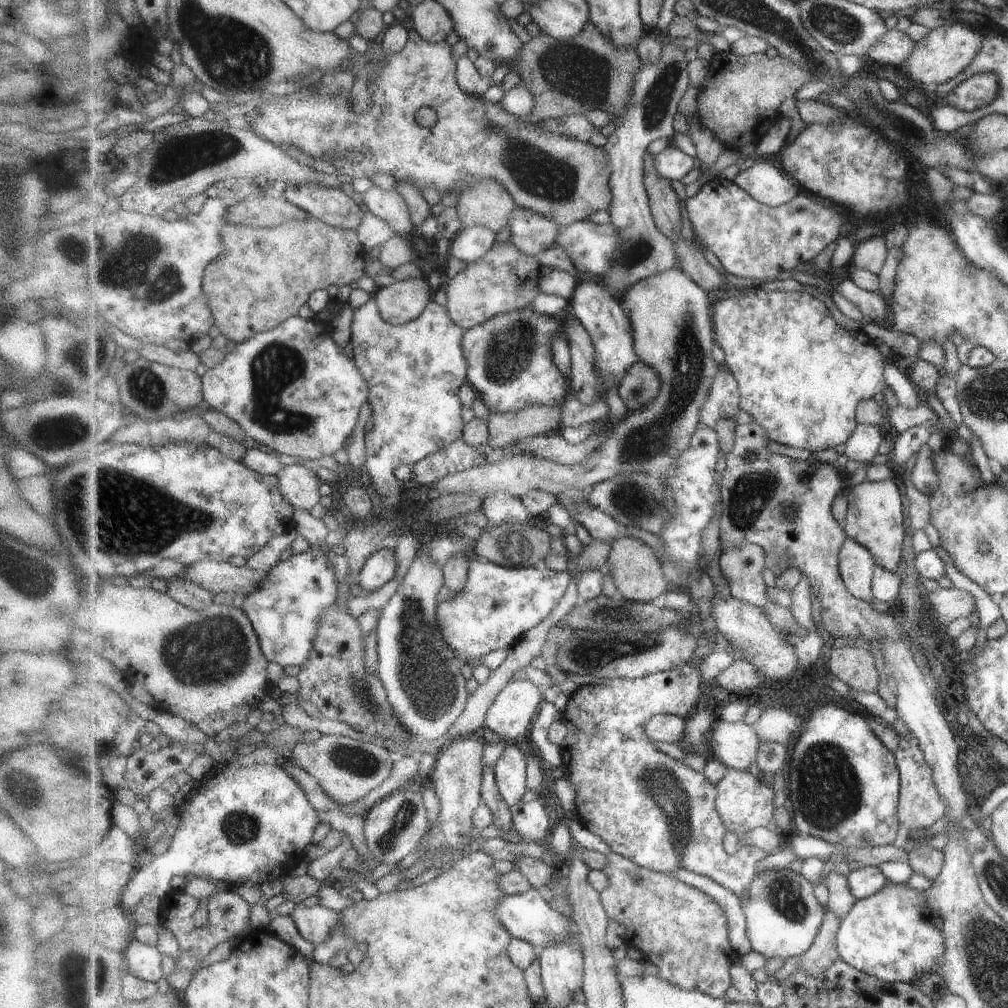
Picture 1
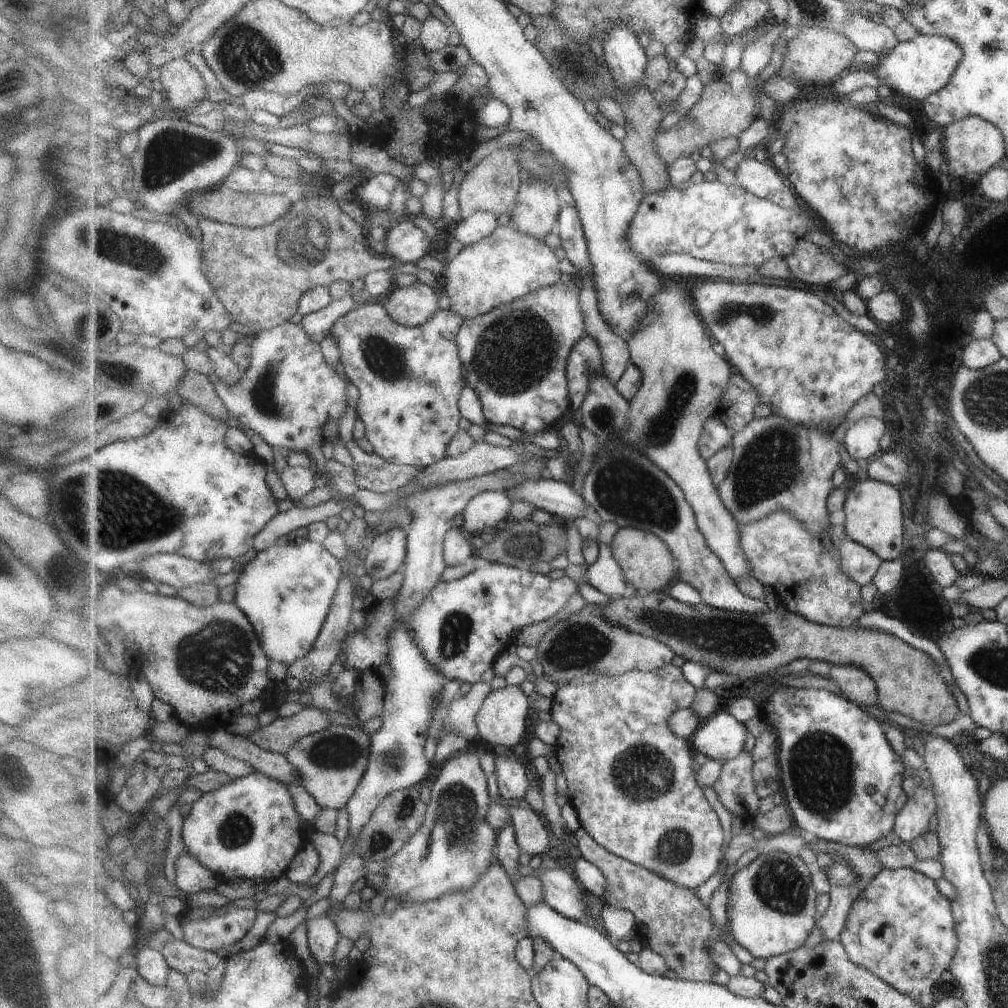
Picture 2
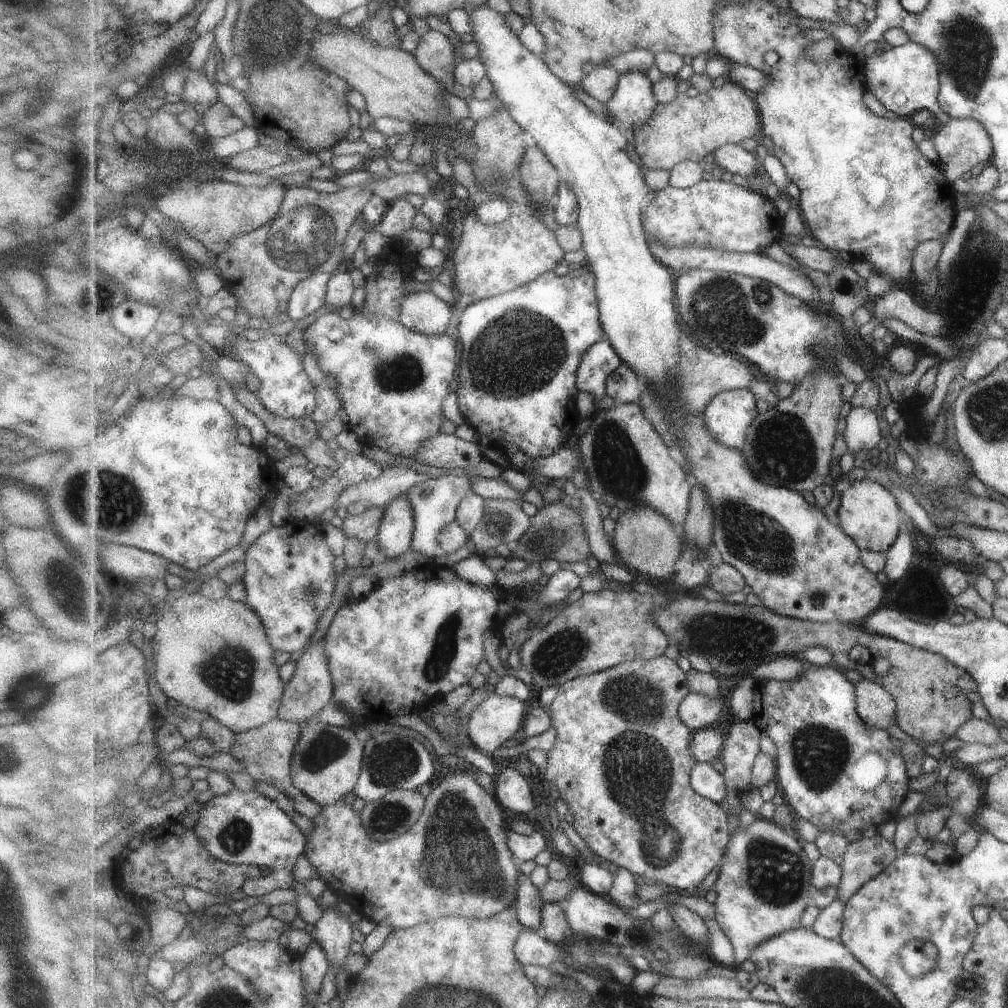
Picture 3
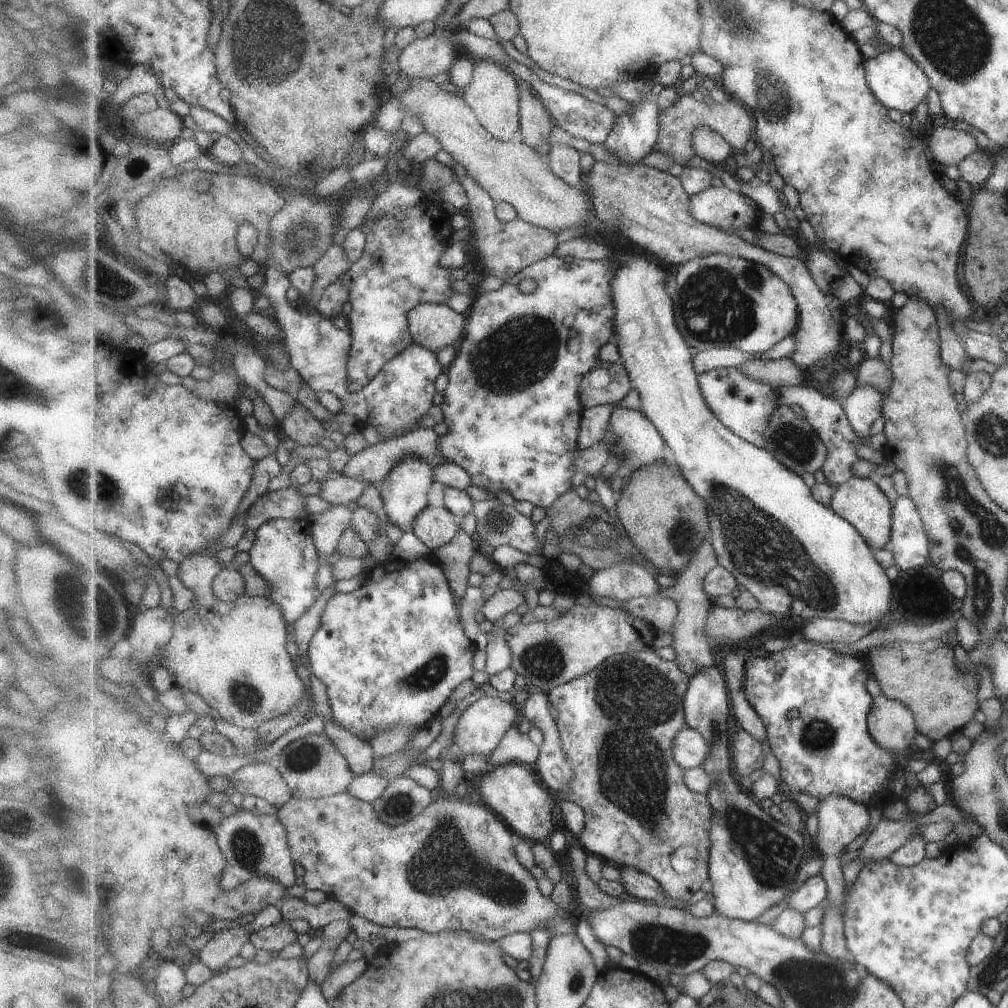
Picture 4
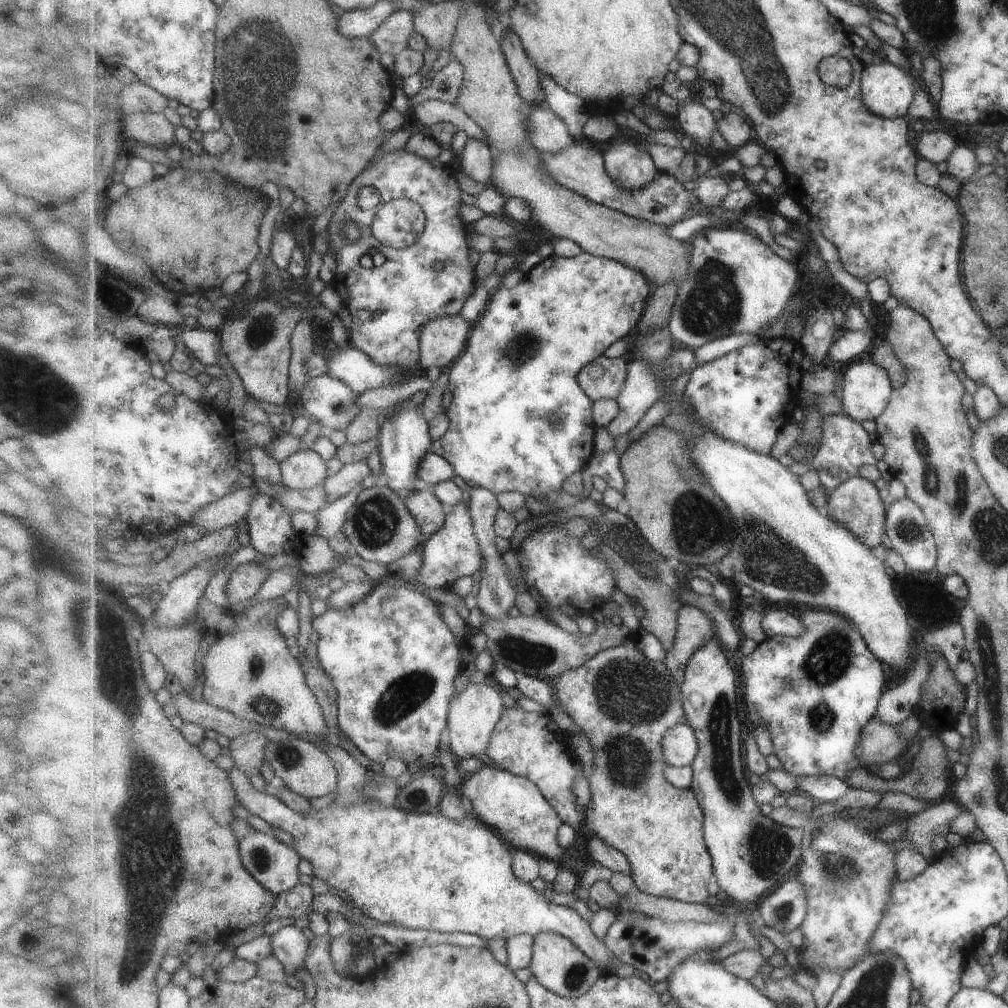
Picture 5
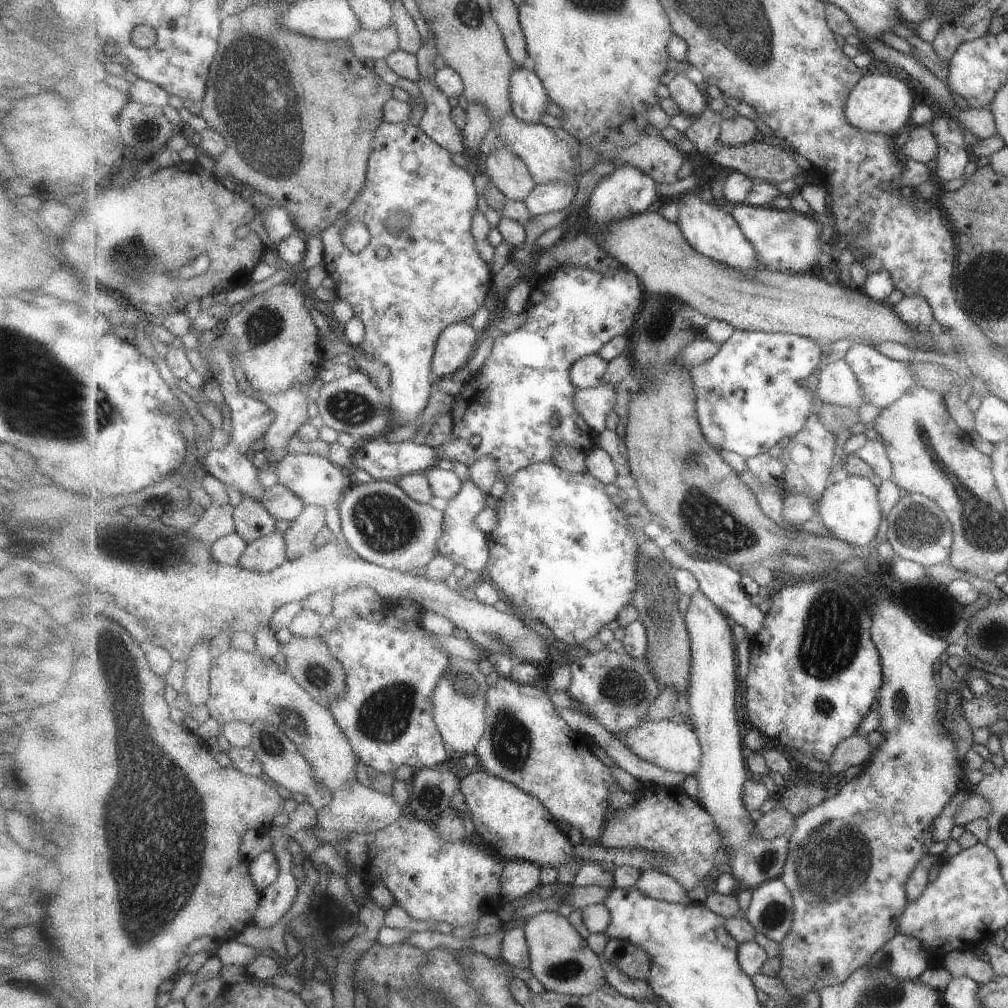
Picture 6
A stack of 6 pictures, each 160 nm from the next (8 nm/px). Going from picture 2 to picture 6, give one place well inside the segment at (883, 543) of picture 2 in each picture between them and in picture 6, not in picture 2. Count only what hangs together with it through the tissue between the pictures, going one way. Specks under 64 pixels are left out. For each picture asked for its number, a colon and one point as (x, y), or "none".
3: (868, 512)
4: (860, 501)
5: (856, 504)
6: (850, 510)

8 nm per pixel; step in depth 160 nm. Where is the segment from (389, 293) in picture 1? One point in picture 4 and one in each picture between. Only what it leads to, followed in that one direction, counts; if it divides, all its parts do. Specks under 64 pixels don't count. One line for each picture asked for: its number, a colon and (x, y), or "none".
2: (412, 305)
3: (423, 312)
4: (432, 325)

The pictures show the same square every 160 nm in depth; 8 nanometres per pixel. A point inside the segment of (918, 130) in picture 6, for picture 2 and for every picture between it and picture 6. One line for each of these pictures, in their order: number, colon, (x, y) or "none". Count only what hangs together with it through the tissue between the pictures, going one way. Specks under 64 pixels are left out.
2: (971, 147)
3: (961, 144)
4: (949, 146)
5: (937, 147)

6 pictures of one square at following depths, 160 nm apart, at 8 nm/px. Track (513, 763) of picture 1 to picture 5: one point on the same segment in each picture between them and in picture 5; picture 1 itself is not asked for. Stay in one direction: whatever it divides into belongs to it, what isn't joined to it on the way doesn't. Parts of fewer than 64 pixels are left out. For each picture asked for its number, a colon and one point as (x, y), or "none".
2: (511, 777)
3: (512, 791)
4: (510, 789)
5: (515, 807)

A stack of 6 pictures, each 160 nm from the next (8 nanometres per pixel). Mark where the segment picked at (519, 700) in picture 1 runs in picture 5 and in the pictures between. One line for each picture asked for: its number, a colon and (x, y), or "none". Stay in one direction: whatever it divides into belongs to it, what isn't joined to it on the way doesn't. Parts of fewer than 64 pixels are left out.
2: (502, 719)
3: (495, 721)
4: (479, 730)
5: (475, 712)

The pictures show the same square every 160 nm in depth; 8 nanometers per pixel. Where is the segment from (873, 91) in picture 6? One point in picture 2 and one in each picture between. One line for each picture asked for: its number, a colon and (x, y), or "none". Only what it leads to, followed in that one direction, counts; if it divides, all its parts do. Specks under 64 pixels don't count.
2: (917, 68)
3: (905, 79)
4: (897, 81)
5: (889, 90)

